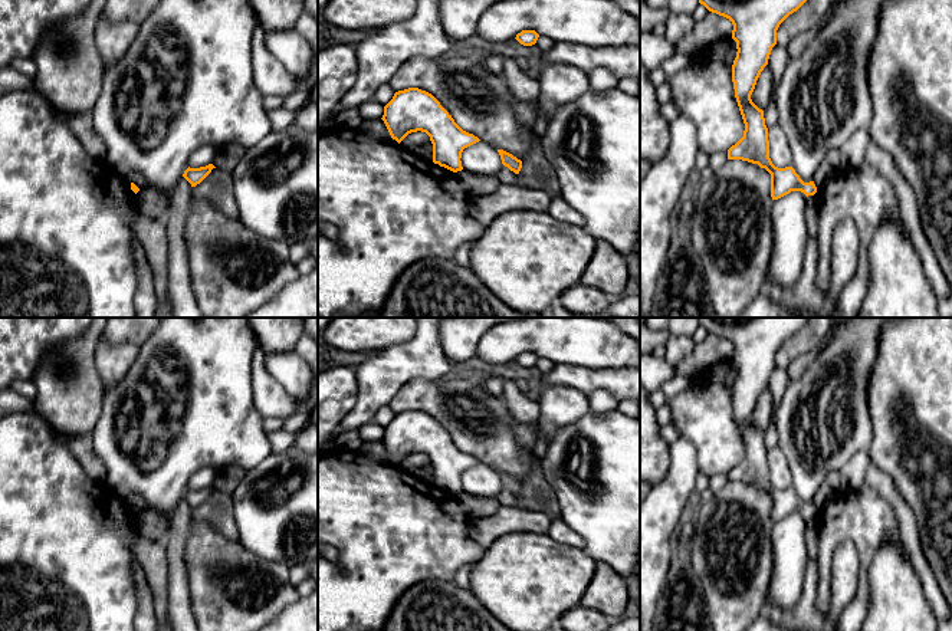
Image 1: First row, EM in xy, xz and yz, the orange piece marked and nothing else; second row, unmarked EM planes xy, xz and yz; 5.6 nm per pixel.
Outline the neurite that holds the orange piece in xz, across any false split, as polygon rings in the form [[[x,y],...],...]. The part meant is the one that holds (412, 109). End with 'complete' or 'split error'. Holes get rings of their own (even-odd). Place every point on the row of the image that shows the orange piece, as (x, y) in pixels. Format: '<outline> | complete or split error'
[[[418,88],[395,92],[381,119],[398,144],[411,132],[426,132],[433,144],[433,162],[453,172],[463,170],[463,149],[480,141],[463,131],[431,93]]] | complete

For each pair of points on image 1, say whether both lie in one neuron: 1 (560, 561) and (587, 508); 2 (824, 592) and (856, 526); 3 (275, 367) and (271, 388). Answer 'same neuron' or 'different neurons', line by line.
1: different neurons
2: same neuron
3: different neurons

